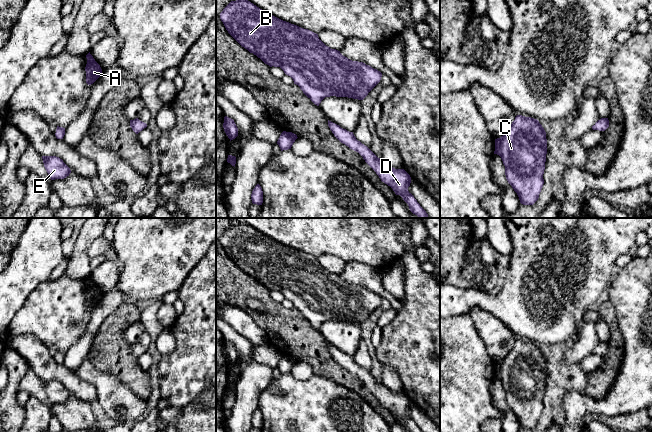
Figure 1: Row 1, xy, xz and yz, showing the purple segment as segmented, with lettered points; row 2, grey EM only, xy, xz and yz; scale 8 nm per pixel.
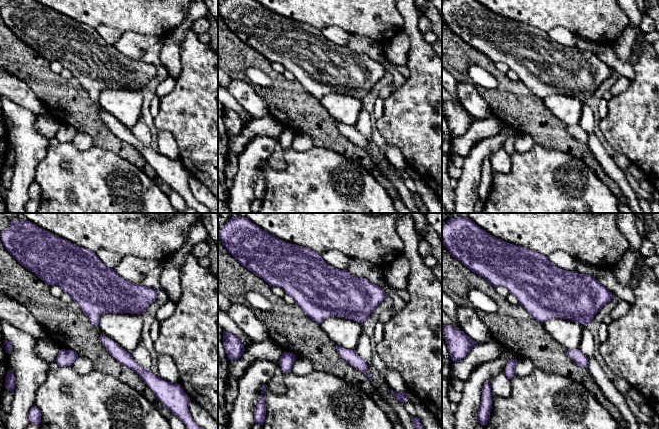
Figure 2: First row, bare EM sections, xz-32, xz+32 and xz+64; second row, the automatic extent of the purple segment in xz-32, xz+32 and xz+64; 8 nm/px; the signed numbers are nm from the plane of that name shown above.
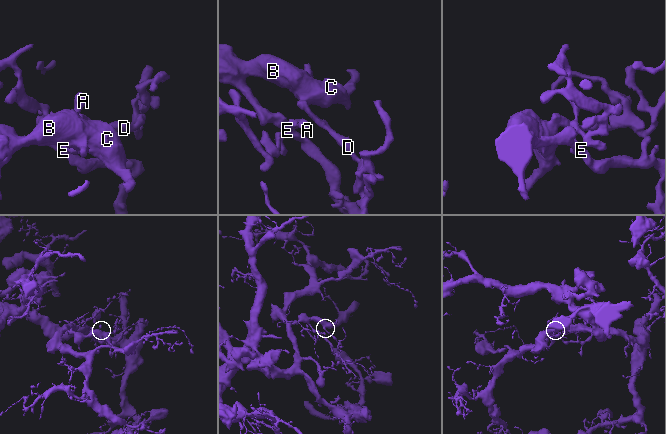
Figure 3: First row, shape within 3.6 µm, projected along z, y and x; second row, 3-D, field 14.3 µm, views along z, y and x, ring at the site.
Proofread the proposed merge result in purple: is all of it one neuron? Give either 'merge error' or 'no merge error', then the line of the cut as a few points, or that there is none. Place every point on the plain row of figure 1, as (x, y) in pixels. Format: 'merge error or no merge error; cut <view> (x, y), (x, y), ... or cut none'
no merge error; cut none

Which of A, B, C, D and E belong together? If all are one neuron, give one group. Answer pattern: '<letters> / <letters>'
A B C D E

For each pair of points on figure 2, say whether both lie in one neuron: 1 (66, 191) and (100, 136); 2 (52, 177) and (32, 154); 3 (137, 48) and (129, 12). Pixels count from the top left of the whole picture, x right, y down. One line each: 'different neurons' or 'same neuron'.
1: different neurons
2: different neurons
3: different neurons

